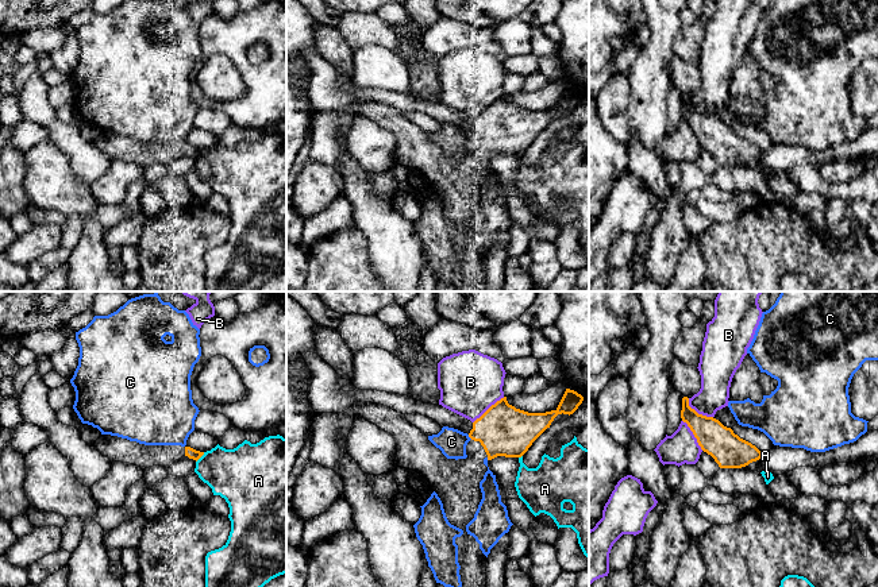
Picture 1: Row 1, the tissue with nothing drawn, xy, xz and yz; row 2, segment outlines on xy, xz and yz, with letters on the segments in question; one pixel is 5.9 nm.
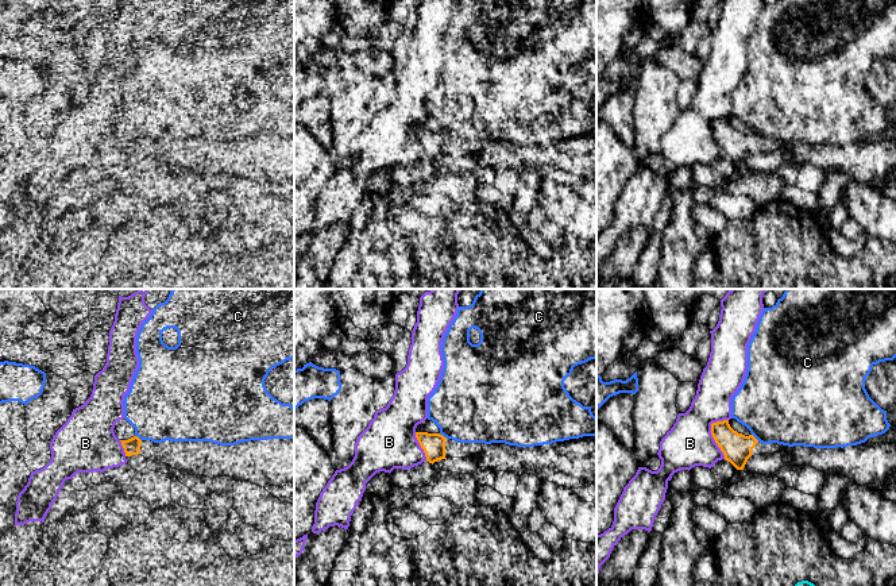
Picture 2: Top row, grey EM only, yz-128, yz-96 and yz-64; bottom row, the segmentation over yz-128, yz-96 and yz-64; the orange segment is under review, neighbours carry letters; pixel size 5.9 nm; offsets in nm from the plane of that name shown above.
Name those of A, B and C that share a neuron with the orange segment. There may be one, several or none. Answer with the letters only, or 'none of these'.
none of these

